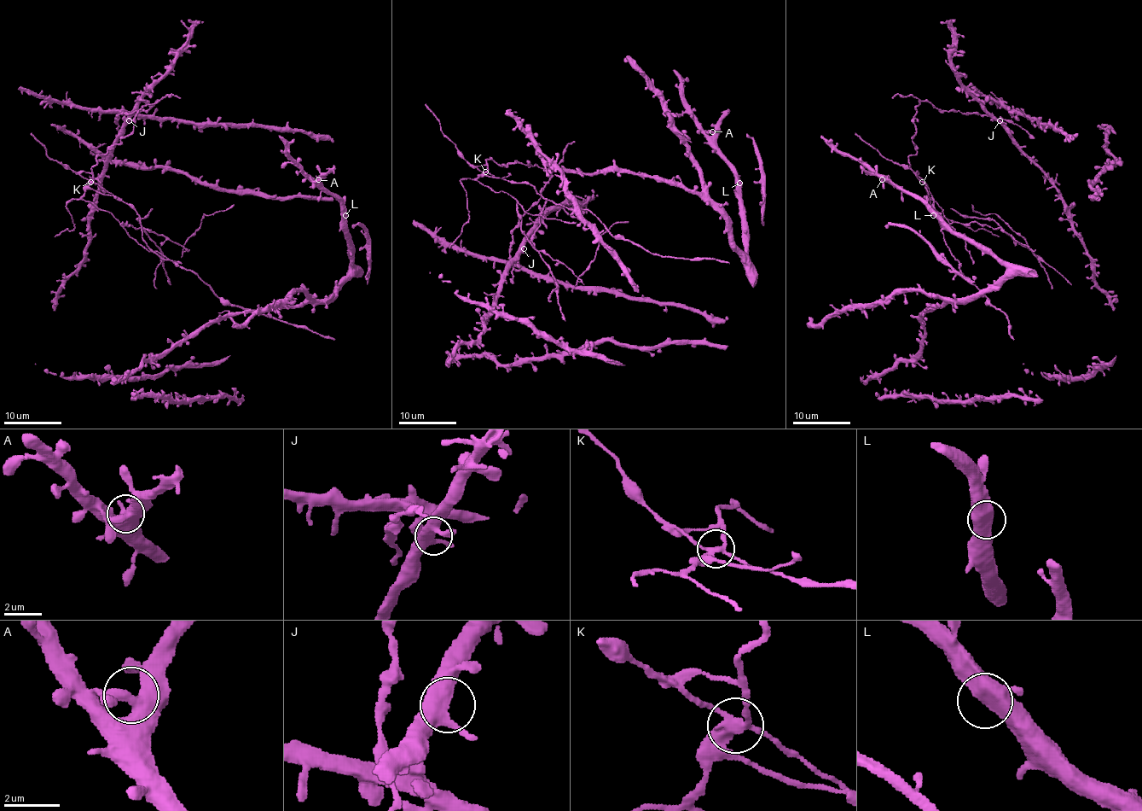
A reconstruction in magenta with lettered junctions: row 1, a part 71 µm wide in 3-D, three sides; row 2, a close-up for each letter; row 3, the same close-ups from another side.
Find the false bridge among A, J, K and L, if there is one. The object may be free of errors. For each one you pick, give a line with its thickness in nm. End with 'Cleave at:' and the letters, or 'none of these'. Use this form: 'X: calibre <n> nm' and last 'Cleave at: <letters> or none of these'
K: calibre 280 nm
Cleave at: K

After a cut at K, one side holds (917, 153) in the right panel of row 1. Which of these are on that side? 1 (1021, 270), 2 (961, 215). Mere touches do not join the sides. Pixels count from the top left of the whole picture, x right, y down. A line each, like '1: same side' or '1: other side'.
1: other side
2: same side

